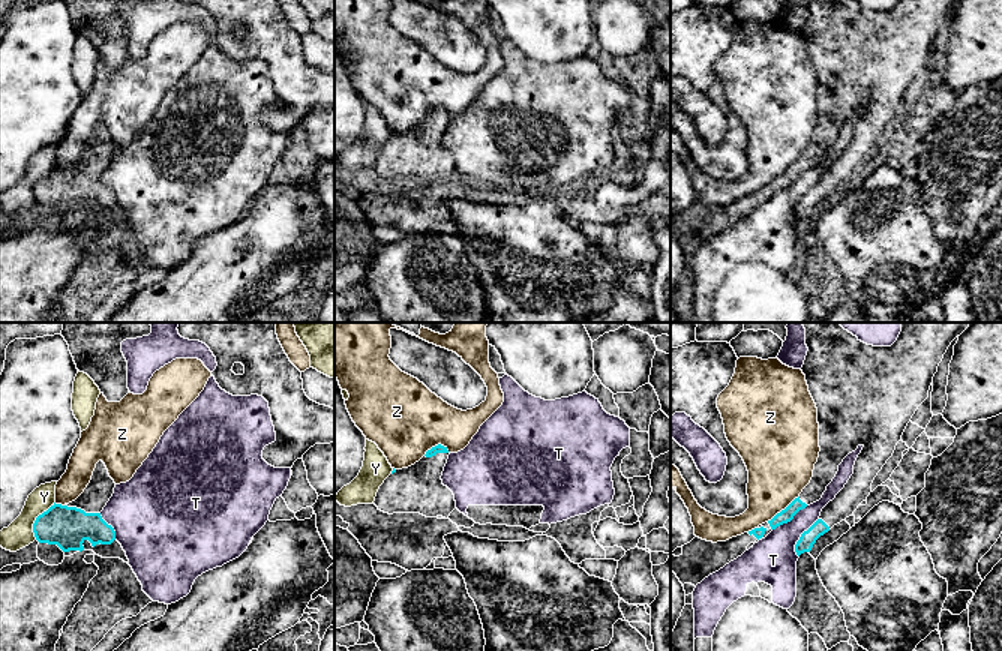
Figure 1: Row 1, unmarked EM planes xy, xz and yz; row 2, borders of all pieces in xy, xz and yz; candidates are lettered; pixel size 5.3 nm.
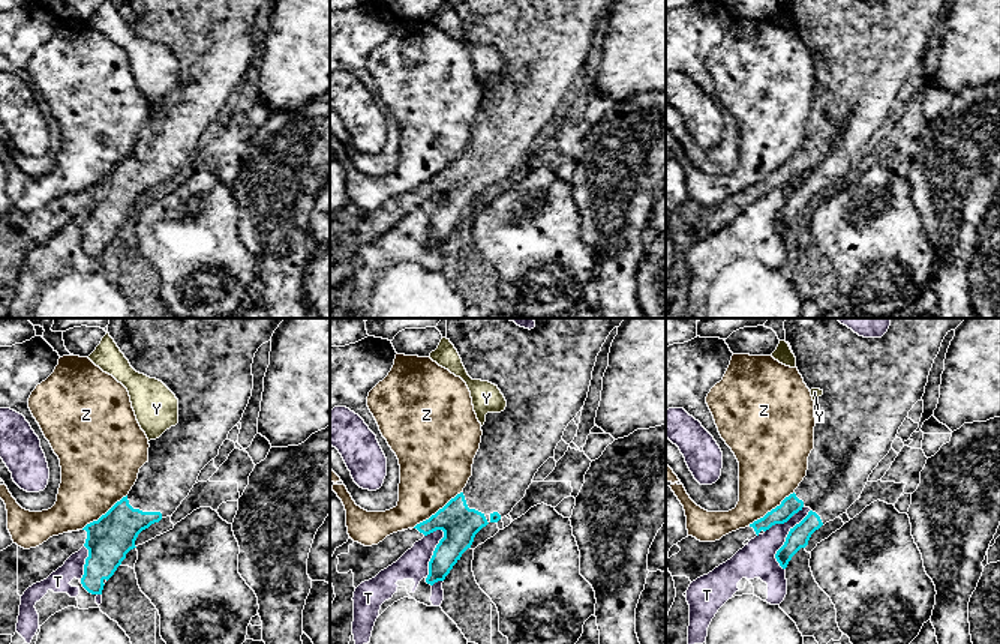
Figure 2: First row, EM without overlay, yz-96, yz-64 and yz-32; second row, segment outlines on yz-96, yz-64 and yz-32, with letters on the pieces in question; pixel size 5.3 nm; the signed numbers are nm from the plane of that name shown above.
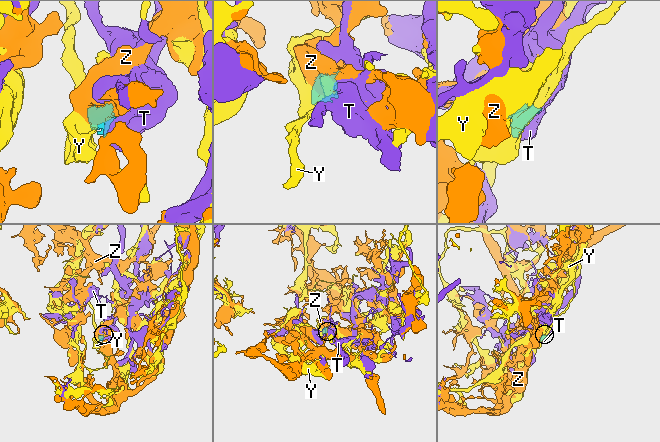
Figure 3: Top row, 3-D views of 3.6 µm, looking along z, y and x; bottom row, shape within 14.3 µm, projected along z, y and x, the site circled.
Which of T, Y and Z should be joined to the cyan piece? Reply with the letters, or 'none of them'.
none of them

